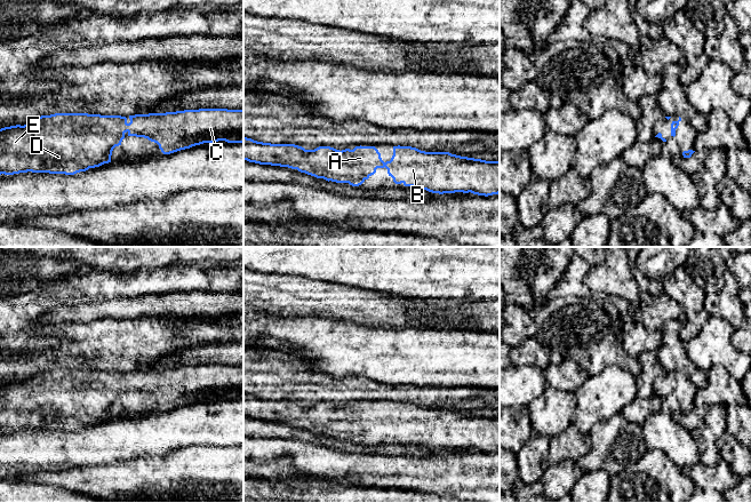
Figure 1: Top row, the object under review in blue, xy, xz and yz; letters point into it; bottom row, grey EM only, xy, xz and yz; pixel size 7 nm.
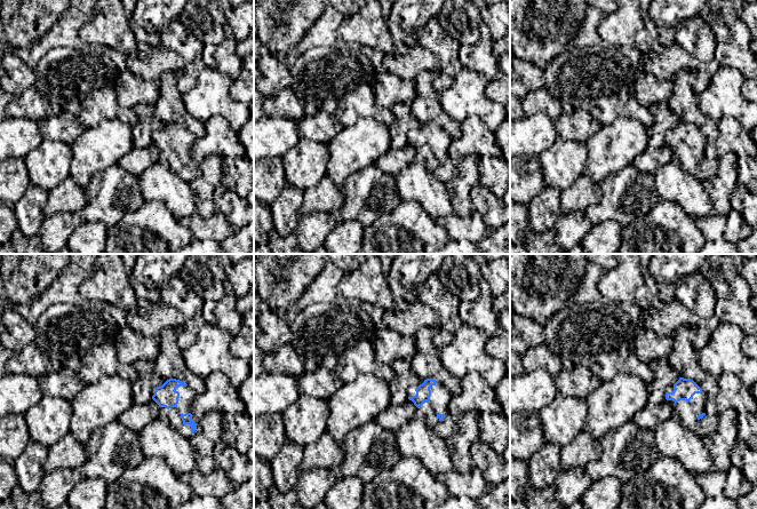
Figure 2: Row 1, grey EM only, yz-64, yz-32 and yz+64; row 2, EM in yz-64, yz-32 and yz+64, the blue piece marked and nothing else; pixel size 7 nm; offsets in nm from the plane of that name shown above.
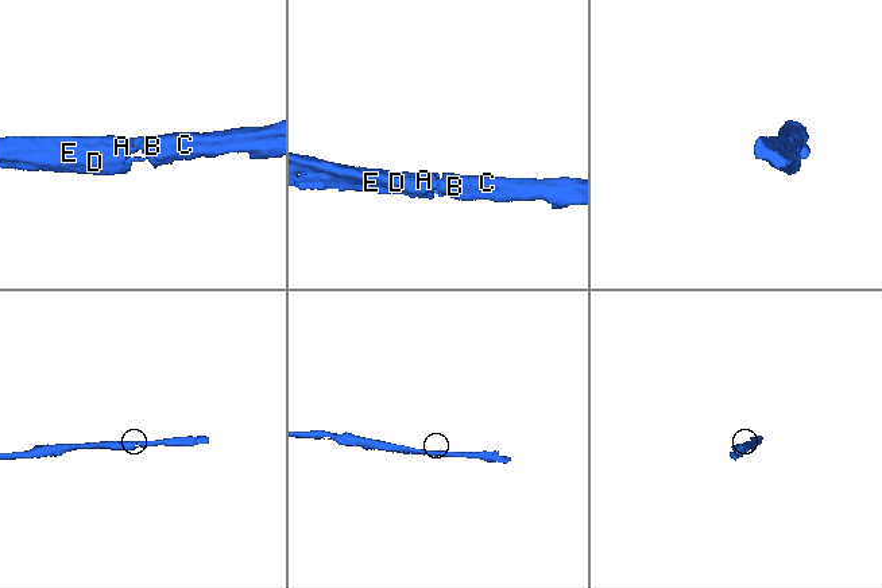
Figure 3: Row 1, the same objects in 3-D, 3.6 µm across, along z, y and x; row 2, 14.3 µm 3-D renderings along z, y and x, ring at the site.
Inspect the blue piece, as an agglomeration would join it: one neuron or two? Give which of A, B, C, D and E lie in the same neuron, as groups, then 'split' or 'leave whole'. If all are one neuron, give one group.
groups A B C D E; leave whole

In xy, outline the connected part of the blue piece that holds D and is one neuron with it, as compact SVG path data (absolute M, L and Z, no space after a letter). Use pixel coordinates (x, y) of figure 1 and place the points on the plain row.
M199 365L166 369L129 372L55 369L41 372L21 382L0 385L0 431L49 429L74 431L111 418L112 407L121 401L125 390L144 393L170 410L203 399L225 397L243 399L243 366Z

